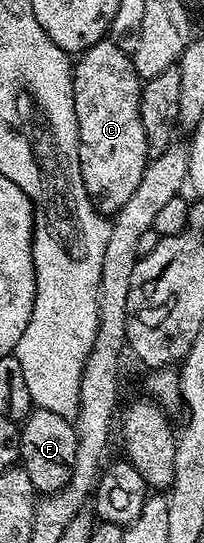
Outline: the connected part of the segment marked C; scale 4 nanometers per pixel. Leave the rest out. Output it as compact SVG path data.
M111 40L100 41L98 45L93 45L84 53L76 58L73 65L73 98L75 99L75 119L79 127L79 167L83 175L83 183L87 195L91 199L93 206L103 215L112 215L123 207L123 203L127 203L127 199L131 199L135 187L139 187L139 179L143 179L143 171L146 165L149 164L151 158L147 151L147 135L143 135L143 119L139 115L139 103L141 102L141 87L143 81L138 77L135 67L133 66L130 54L119 51L119 47L115 47L115 43Z

